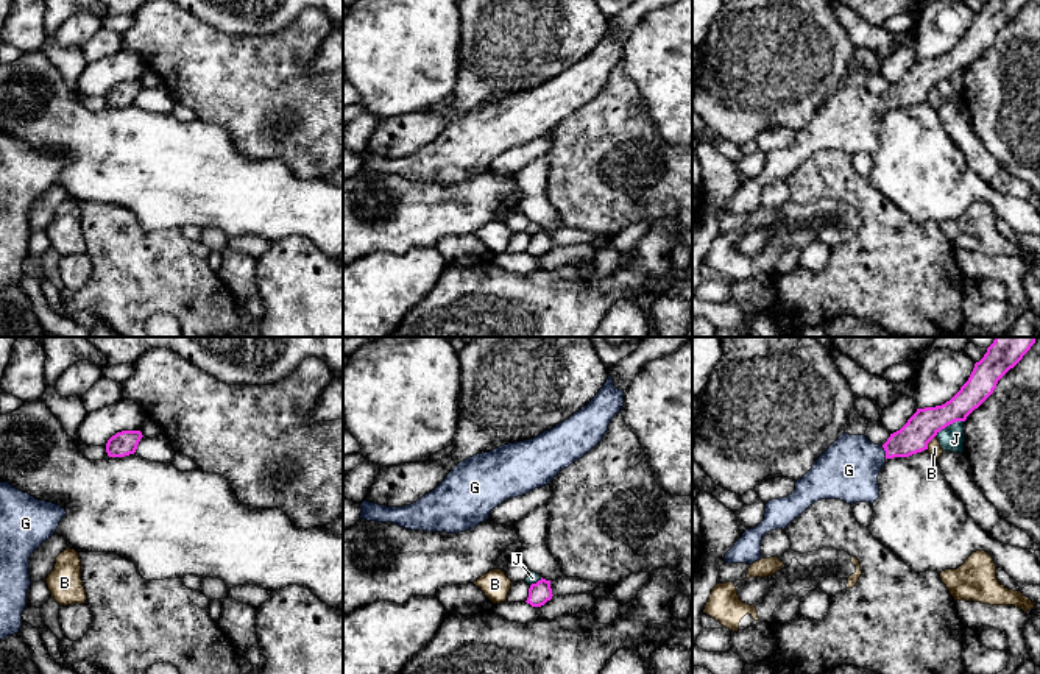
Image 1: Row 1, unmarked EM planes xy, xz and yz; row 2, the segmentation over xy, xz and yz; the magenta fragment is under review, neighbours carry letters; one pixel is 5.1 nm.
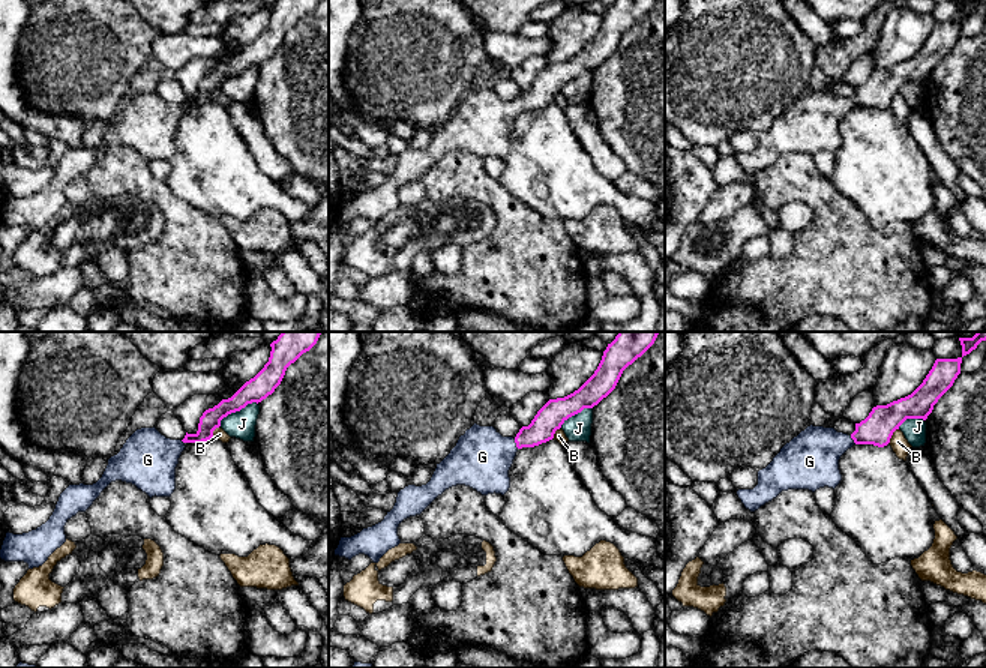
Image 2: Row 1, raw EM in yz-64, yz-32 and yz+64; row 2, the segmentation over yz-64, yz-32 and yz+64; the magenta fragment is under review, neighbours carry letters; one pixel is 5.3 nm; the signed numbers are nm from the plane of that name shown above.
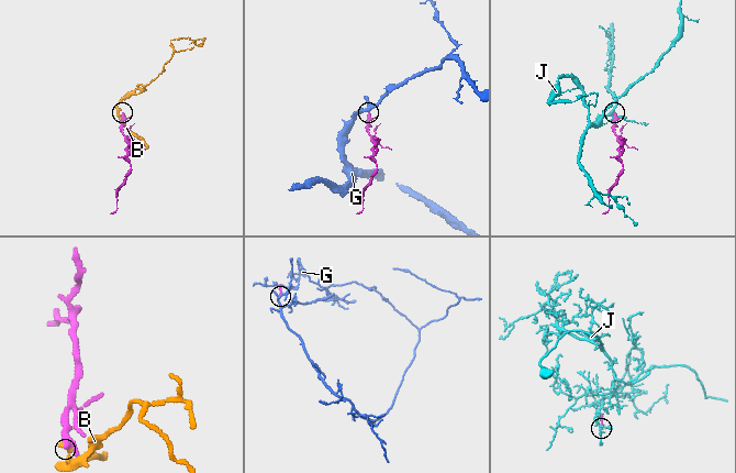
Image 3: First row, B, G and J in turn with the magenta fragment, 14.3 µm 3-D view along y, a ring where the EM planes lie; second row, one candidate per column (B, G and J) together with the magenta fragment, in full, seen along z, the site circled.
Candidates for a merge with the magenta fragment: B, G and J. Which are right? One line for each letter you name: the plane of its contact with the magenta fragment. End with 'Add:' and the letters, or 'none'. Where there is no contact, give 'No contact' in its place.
G: Touches magenta in yz
Add: G

